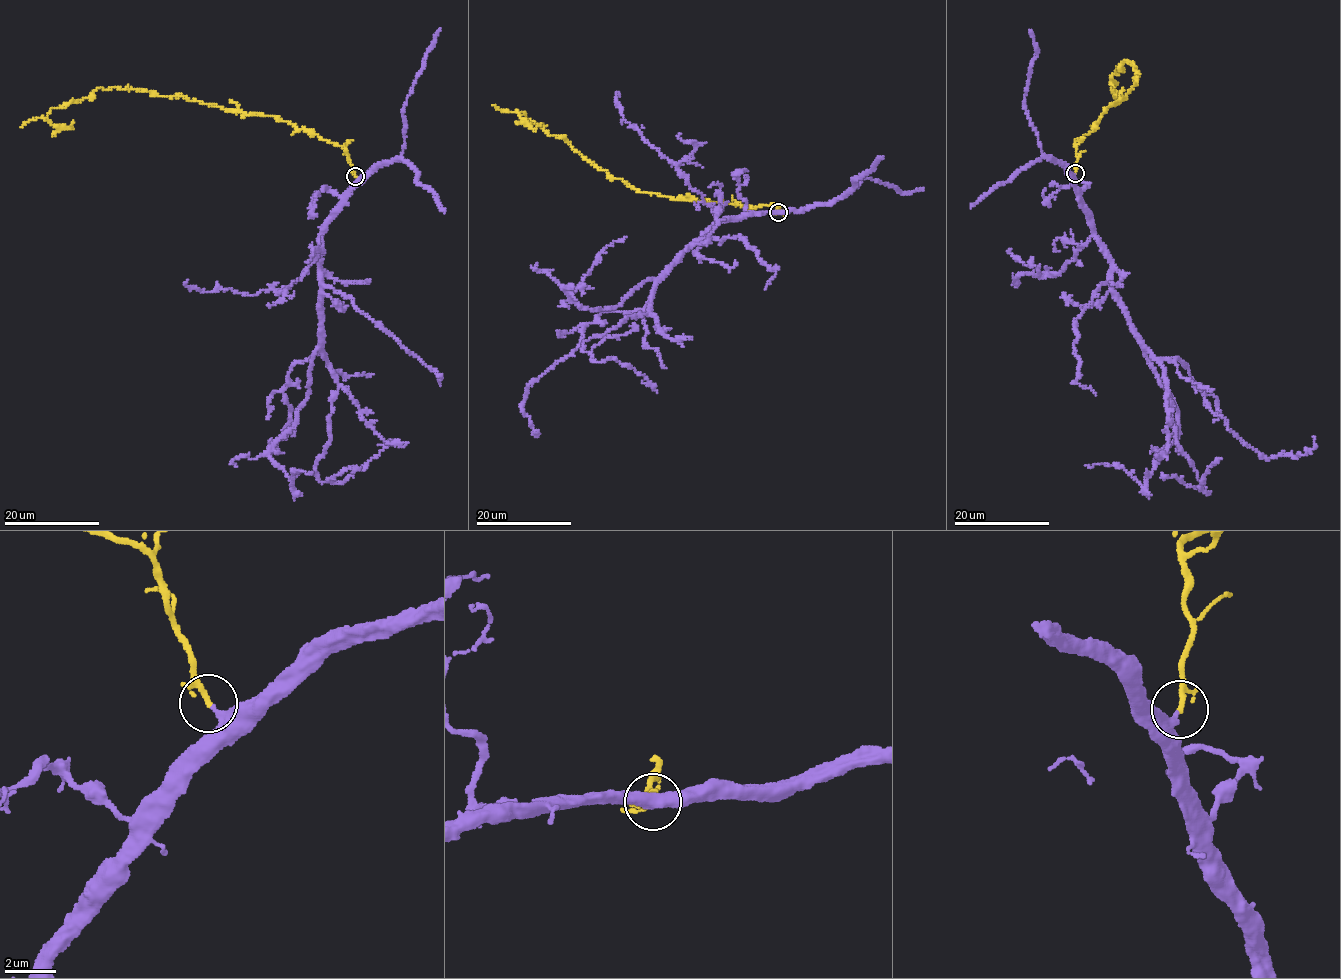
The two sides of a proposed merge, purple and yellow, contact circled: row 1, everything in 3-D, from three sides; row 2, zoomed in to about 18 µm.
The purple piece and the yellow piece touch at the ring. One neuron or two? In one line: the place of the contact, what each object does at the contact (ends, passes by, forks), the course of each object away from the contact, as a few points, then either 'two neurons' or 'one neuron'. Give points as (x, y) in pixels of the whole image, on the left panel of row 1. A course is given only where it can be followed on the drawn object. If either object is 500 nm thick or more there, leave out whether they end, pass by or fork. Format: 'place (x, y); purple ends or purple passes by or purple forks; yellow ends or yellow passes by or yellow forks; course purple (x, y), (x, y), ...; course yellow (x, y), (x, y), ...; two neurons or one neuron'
place (355, 176); purple ends; yellow passes by; course purple (356, 176), (322, 232), (324, 354), (292, 367), (283, 390), (290, 421), (271, 449), (294, 431), (288, 418); course yellow (355, 176), (340, 145), (273, 116), (177, 95), (98, 88), (52, 107), (45, 118), (68, 128), (73, 121); one neuron

